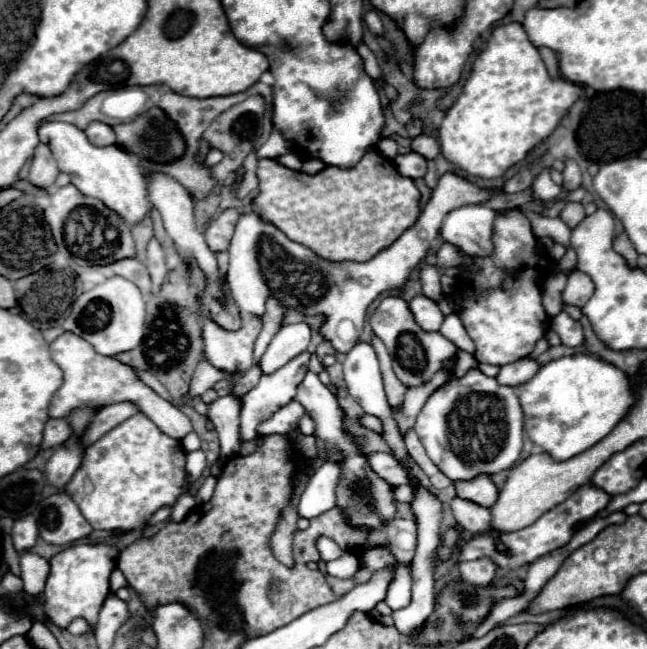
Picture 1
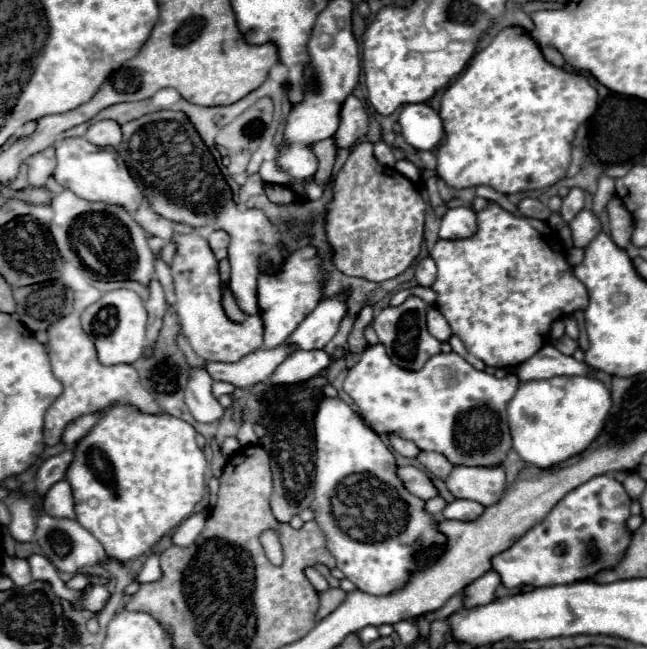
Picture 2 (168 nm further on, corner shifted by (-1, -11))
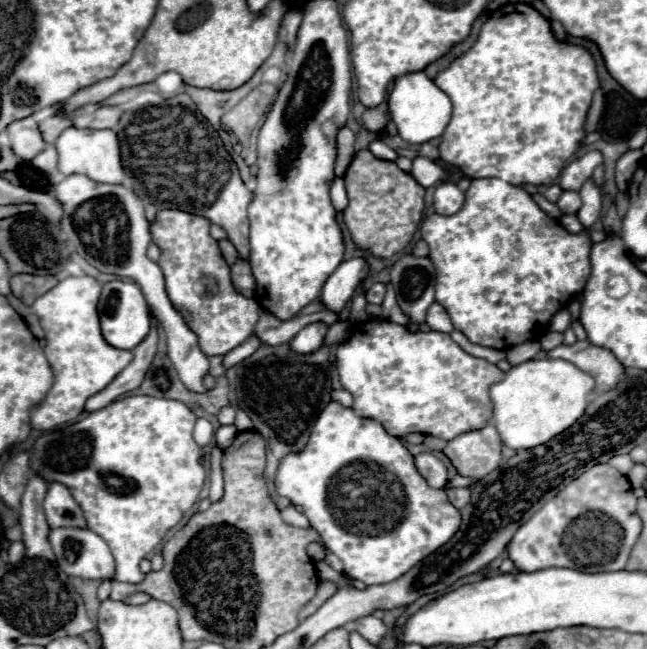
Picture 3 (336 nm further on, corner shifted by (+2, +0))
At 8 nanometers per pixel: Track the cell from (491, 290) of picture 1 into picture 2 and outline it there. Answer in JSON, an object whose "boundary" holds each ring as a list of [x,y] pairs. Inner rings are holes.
{"boundary":[[[488,201],[486,209],[476,213],[476,219],[478,231],[472,237],[438,239],[430,253],[438,267],[436,281],[430,287],[438,295],[434,307],[446,317],[470,355],[482,359],[488,367],[520,365],[546,345],[550,325],[556,319],[588,307],[588,291],[584,283],[574,277],[574,267],[566,259],[566,249],[558,233],[546,221],[516,217],[496,201]]]}

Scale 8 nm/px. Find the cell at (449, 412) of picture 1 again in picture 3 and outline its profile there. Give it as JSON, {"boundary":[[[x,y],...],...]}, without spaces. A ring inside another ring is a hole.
{"boundary":[[[365,320],[355,324],[351,336],[337,346],[335,358],[341,384],[353,394],[353,410],[359,416],[373,418],[391,436],[397,438],[403,438],[409,432],[419,432],[443,440],[453,440],[459,434],[485,428],[493,416],[489,388],[497,380],[505,378],[505,372],[495,364],[463,352],[449,334],[433,330],[411,334],[403,326],[389,320]]]}

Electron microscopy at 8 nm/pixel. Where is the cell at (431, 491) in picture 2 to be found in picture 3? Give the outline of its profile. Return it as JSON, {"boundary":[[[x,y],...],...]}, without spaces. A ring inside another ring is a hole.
{"boundary":[[[417,454],[415,468],[431,488],[443,488],[447,484],[447,468],[433,454]]]}

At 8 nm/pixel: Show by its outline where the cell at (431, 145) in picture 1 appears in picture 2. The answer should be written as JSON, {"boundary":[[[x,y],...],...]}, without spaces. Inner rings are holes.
{"boundary":[[[399,160],[396,162],[394,168],[413,183],[420,181],[420,173],[417,167],[410,161]]]}

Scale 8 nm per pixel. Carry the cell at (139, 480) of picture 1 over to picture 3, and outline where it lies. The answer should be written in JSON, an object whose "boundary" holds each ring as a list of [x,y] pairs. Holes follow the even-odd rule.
{"boundary":[[[125,396],[125,398],[119,398],[115,402],[111,402],[107,408],[103,410],[97,410],[97,412],[91,412],[89,416],[85,416],[83,420],[75,422],[75,424],[69,424],[65,428],[59,428],[59,430],[53,430],[45,436],[41,436],[37,442],[35,442],[35,448],[31,452],[31,472],[33,474],[39,474],[43,476],[45,480],[49,482],[61,482],[65,484],[73,498],[77,500],[77,504],[81,506],[83,514],[85,514],[85,520],[87,520],[87,528],[97,532],[111,548],[113,556],[115,556],[115,564],[117,564],[117,570],[115,570],[115,576],[113,580],[119,580],[119,582],[131,582],[131,584],[137,584],[143,580],[143,574],[139,570],[139,562],[165,538],[167,530],[173,528],[181,518],[183,514],[195,504],[195,500],[199,498],[199,492],[203,488],[203,482],[205,482],[205,468],[201,466],[201,448],[197,446],[197,442],[193,440],[193,426],[195,426],[195,414],[179,400],[167,400],[167,398],[153,398],[153,396]]]}

